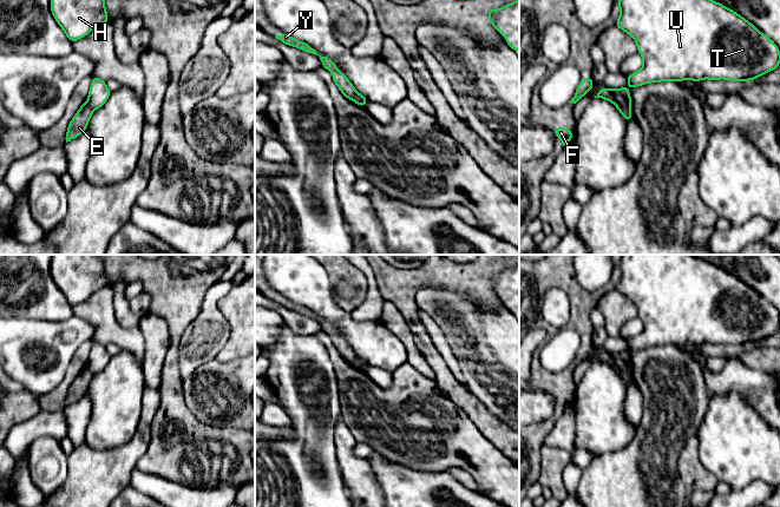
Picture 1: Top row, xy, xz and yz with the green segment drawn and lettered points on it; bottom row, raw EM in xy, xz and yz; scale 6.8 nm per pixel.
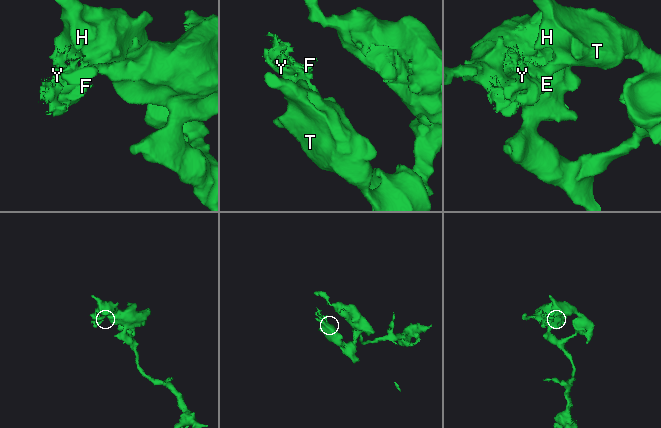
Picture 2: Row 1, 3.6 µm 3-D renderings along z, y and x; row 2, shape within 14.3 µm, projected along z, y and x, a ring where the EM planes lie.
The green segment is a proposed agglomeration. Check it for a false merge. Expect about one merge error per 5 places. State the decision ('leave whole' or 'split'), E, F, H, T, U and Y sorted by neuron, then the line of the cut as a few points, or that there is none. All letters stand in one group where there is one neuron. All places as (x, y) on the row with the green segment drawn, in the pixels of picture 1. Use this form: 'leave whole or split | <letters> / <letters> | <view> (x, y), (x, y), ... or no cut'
split | E F Y / H T U | yz (608, 90), (618, 104), (630, 110)

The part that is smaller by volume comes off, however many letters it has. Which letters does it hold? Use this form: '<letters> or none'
E, F, Y

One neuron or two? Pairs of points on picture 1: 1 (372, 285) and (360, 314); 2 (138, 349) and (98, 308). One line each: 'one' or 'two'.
1: one
2: one

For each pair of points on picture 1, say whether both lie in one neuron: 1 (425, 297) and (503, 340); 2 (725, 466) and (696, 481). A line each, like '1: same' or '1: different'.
1: same
2: different

